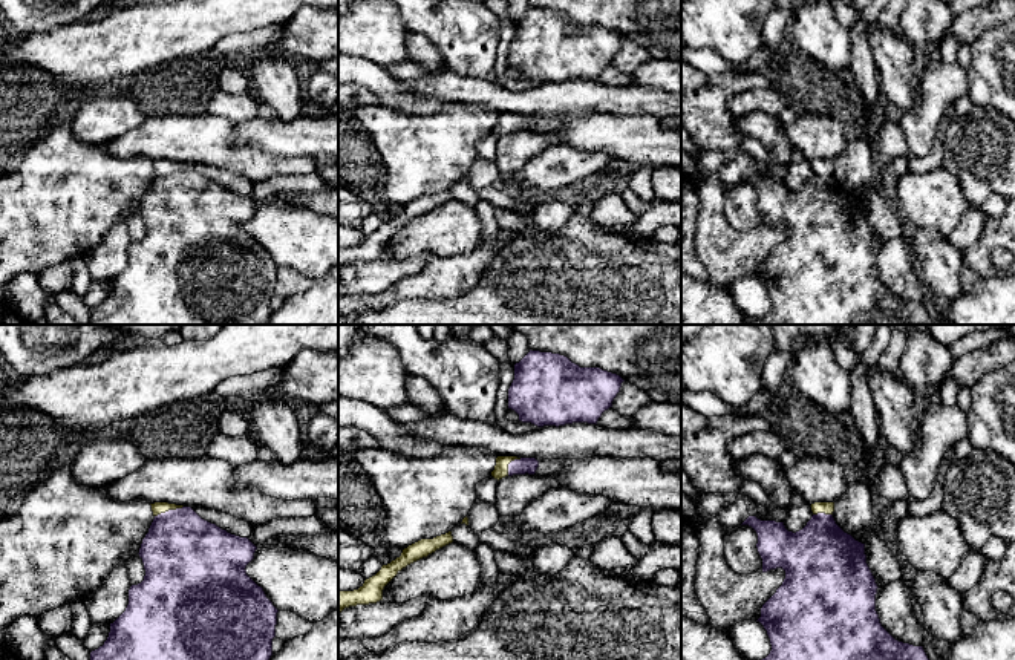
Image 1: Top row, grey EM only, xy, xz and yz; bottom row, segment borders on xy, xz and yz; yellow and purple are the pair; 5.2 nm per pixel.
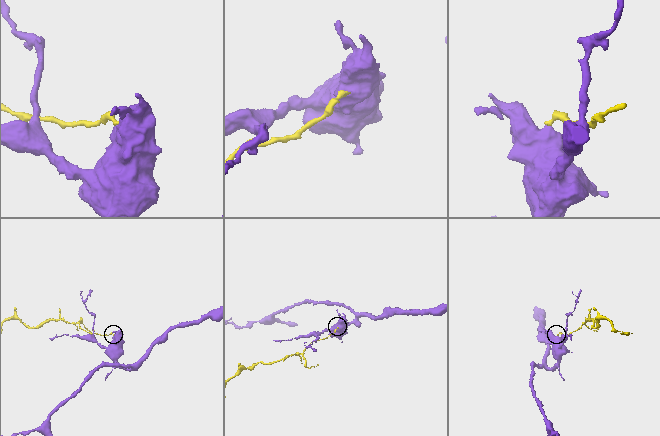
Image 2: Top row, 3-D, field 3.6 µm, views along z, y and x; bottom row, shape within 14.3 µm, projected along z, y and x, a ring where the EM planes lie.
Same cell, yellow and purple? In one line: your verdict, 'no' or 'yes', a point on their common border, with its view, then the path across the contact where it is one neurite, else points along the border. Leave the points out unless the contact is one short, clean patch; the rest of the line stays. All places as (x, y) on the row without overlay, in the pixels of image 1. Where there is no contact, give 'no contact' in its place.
yes | xy (169, 166) | across xy (158, 164), (169, 166), (182, 210)

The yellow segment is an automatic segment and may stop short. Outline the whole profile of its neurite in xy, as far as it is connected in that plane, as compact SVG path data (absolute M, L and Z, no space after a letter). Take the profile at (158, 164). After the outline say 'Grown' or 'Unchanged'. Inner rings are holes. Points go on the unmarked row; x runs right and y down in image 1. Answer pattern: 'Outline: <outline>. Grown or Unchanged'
Outline: M150 162L155 176L138 210L145 227L144 237L130 243L126 268L110 280L104 302L90 309L89 325L266 325L279 266L246 231L257 204L248 194L202 176L191 164Z. Grown

